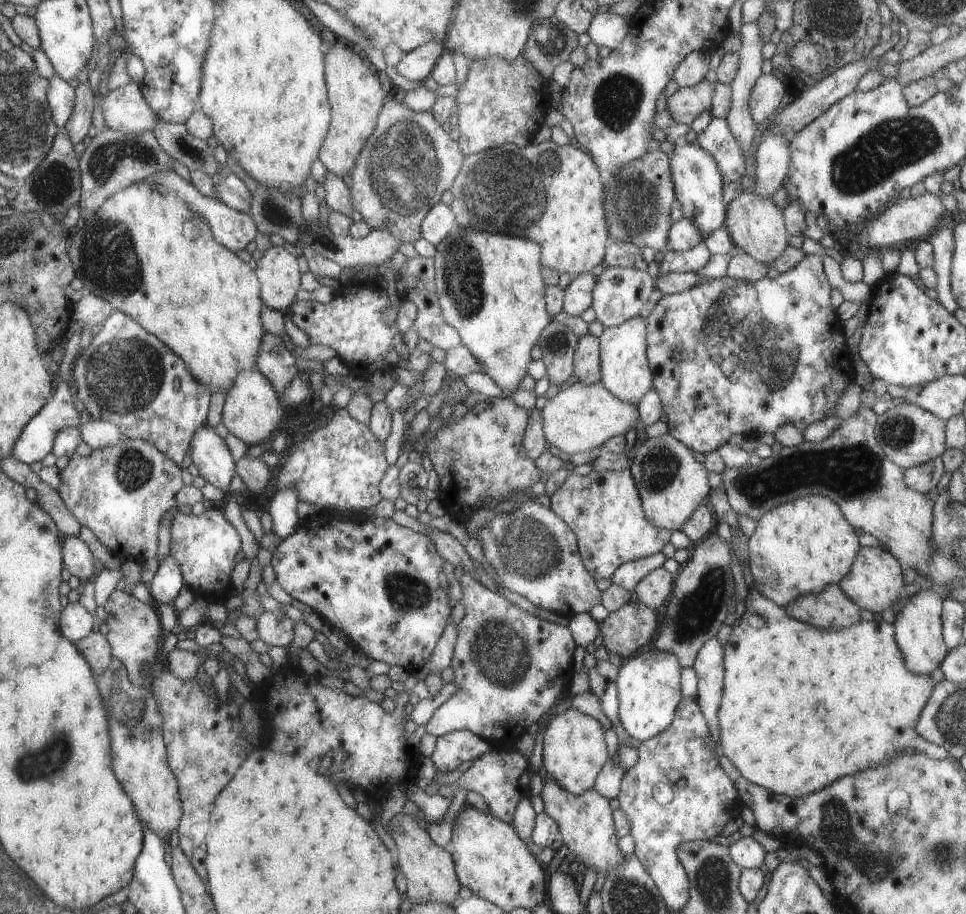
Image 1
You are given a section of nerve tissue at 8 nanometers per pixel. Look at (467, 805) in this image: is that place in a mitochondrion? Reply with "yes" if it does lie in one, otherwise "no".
no

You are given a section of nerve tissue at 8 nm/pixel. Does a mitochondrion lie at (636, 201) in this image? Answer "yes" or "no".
yes

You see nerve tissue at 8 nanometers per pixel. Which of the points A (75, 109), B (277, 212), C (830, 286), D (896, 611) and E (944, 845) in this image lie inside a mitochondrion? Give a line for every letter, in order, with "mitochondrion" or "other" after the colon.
A: other
B: mitochondrion
C: other
D: other
E: mitochondrion

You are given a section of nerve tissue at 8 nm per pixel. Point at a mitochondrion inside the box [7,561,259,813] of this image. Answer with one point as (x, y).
(49, 760)

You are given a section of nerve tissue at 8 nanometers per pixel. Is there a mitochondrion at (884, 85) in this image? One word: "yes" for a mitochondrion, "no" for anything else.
no

